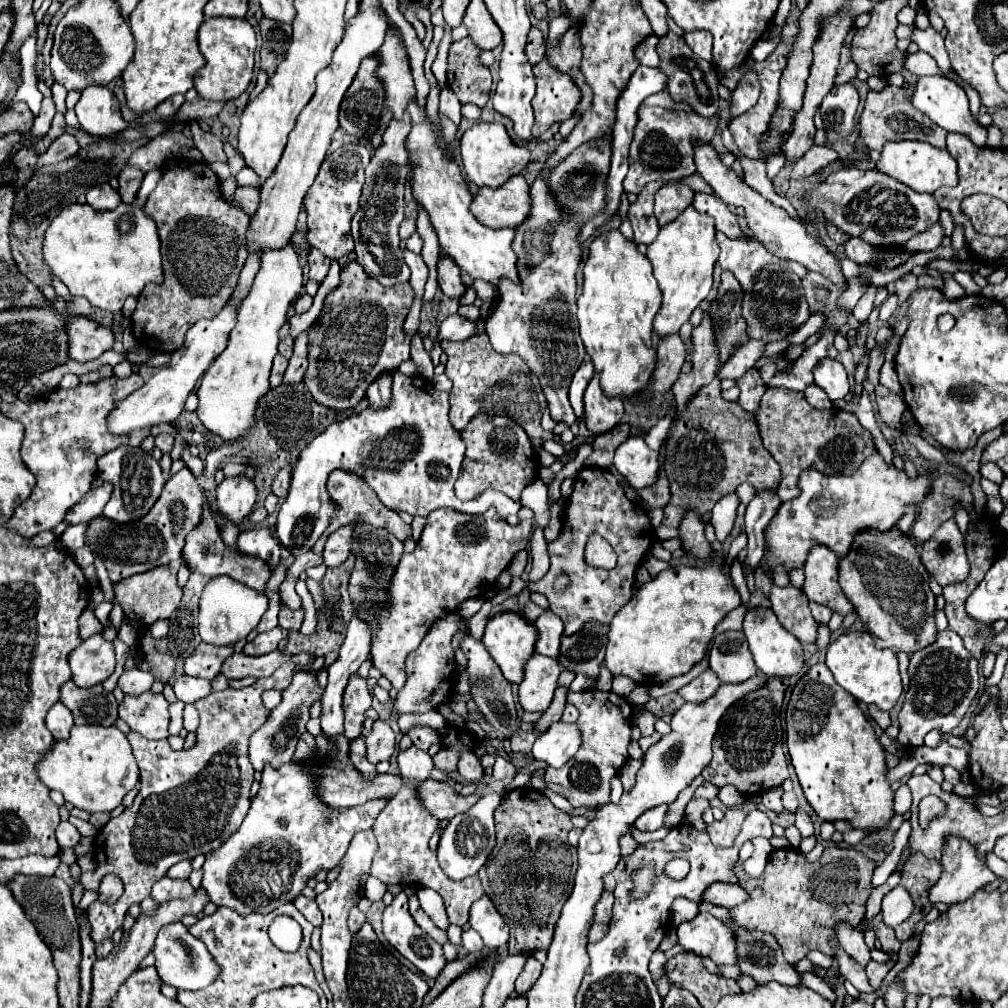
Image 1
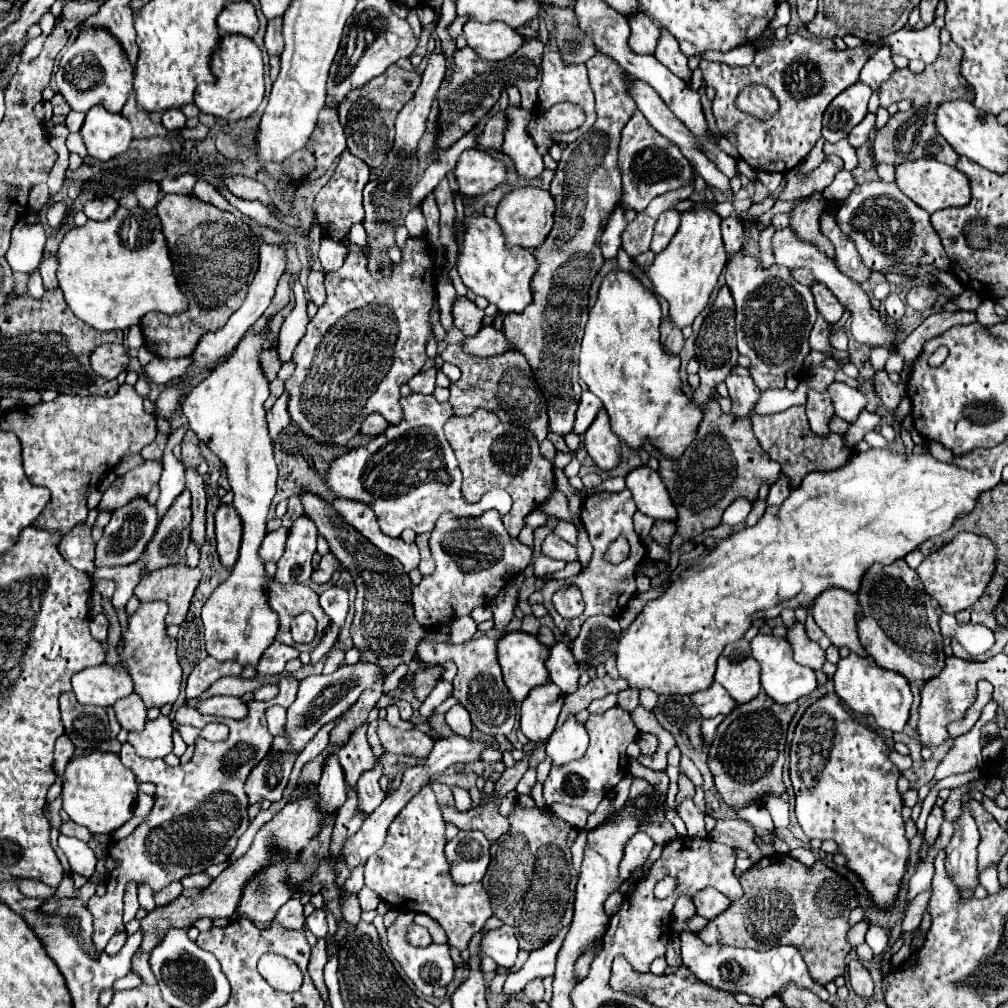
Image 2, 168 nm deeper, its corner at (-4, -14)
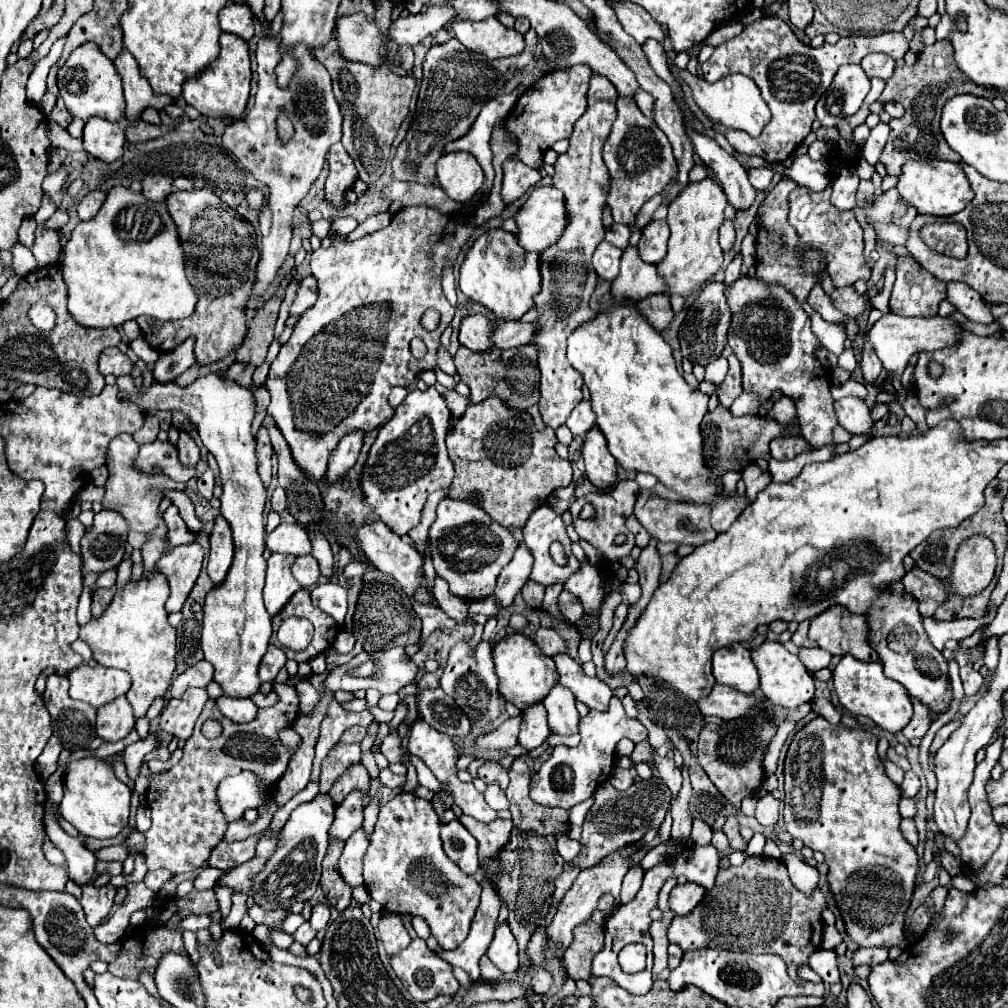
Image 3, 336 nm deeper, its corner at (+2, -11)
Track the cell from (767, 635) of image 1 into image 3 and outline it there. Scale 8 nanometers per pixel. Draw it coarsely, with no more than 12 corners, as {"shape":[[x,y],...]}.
{"shape":[[766,641],[752,659],[772,705],[812,701],[814,679],[800,657]]}

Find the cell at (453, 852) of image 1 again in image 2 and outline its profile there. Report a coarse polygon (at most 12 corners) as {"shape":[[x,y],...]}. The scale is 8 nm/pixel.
{"shape":[[458,832],[446,844],[456,884],[480,882],[490,864],[482,832]]}

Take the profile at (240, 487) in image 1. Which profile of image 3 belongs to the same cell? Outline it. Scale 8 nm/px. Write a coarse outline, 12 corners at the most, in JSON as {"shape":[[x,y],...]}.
{"shape":[[216,517],[210,535],[208,575],[220,585],[234,555],[230,525]]}

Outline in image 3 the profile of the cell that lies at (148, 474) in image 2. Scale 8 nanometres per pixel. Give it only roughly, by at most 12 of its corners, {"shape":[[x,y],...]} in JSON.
{"shape":[[170,441],[140,447],[136,469],[190,481],[196,467],[182,465]]}

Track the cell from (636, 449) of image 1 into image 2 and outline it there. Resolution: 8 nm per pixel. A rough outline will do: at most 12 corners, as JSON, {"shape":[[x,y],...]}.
{"shape":[[638,466],[626,488],[650,518],[676,520],[676,508],[658,472]]}

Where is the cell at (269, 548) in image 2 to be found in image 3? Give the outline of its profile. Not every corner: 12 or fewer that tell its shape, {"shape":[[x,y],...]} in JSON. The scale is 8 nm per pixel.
{"shape":[[280,523],[266,535],[270,551],[304,557],[312,551],[298,523]]}

